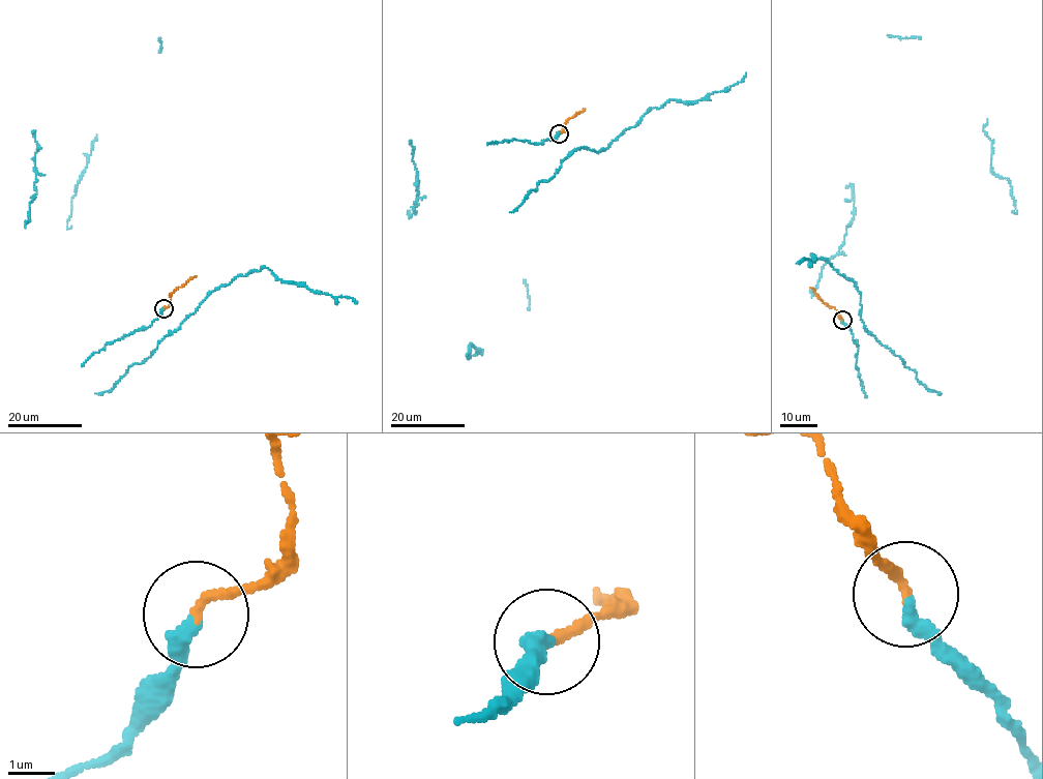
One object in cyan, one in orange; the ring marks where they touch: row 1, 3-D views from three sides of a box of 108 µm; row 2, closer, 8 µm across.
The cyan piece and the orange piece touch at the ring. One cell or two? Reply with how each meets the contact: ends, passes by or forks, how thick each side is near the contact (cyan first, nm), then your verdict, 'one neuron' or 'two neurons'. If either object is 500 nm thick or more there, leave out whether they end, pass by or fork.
cyan ends | orange ends | 320/200 nm | one neuron

